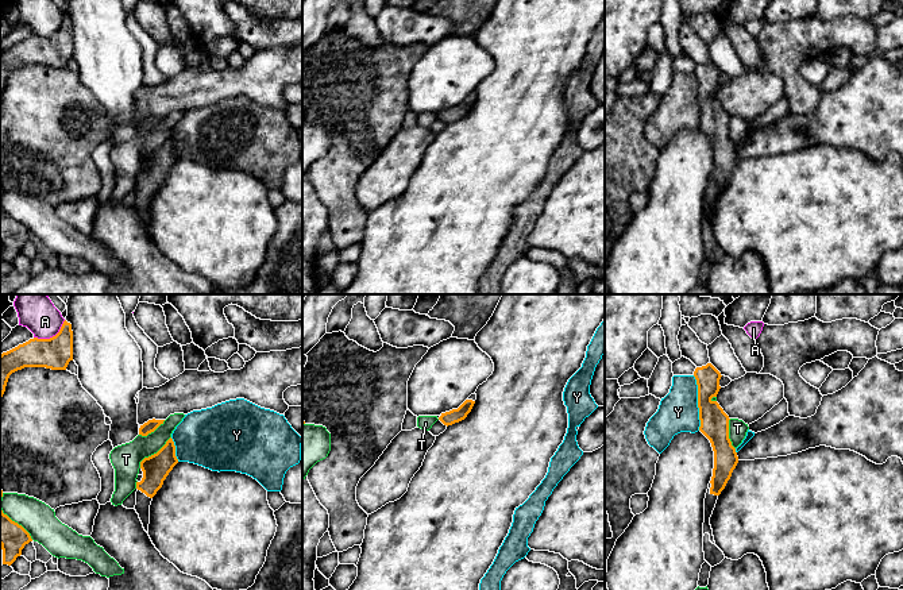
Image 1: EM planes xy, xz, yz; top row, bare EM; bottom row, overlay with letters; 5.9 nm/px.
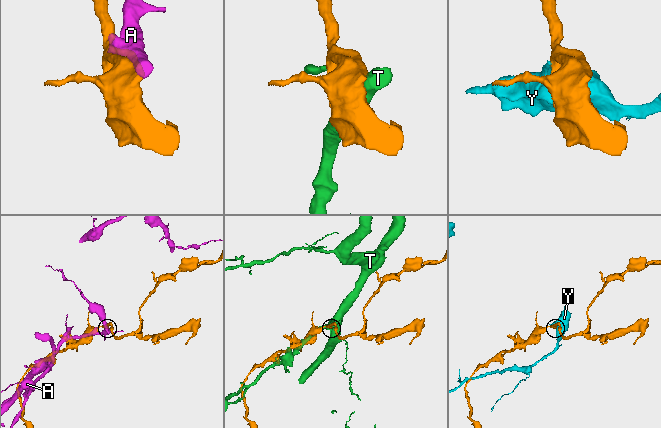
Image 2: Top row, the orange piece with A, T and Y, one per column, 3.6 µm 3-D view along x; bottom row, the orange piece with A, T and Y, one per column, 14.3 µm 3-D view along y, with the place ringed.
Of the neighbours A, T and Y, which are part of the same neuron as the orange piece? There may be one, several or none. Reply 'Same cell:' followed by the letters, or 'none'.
Same cell: none

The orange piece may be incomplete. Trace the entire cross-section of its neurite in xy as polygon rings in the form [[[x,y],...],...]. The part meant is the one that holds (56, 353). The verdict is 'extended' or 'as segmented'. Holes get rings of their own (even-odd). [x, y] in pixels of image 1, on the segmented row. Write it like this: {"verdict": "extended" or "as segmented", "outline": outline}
{"verdict": "as segmented", "outline": [[[63,321],[59,332],[50,339],[30,339],[0,355],[0,402],[12,373],[24,367],[66,370],[73,360],[72,324]]]}

